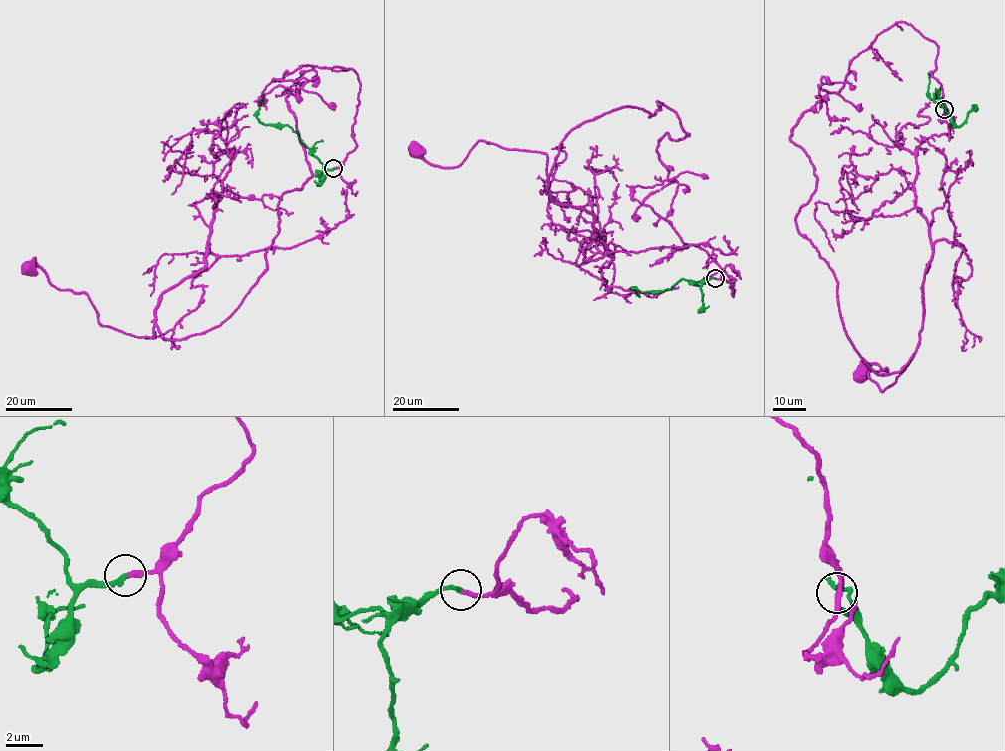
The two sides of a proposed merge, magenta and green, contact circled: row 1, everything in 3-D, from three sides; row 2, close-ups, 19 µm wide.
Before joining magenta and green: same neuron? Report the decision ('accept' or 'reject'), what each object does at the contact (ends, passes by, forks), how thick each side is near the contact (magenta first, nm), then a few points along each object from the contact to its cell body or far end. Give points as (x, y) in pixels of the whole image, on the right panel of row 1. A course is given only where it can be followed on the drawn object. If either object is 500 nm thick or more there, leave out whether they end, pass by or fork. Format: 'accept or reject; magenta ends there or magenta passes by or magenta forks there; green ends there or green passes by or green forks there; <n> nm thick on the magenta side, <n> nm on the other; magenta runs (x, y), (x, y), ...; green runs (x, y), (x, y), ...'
accept; magenta ends there; green ends there; 280 nm thick on the magenta side, 280 nm on the other; magenta runs (945, 108), (937, 45), (899, 22), (789, 140), (846, 334), (880, 375), (913, 356), (882, 391), (862, 372); green runs (945, 108), (948, 112), (933, 101), (936, 89), (936, 99), (930, 98), (928, 73)

